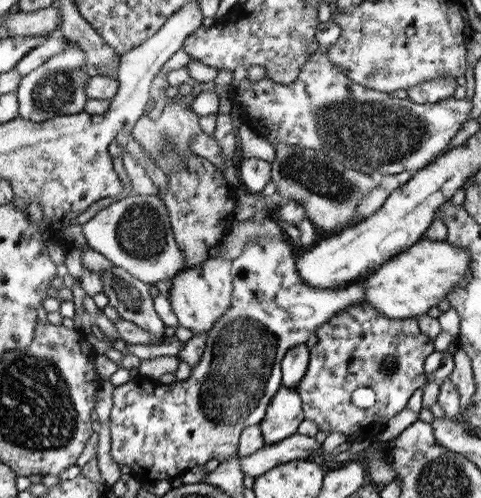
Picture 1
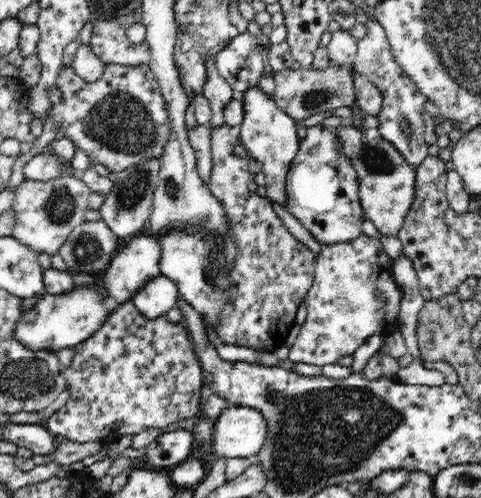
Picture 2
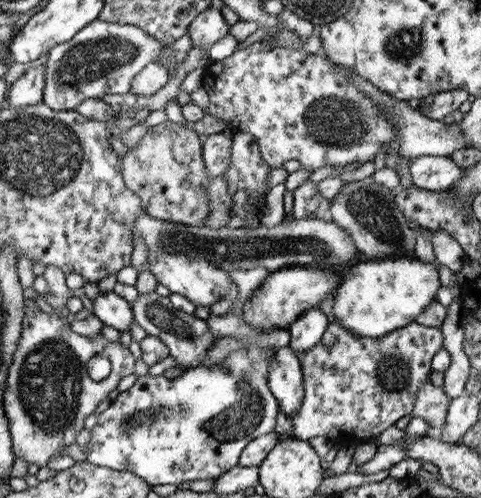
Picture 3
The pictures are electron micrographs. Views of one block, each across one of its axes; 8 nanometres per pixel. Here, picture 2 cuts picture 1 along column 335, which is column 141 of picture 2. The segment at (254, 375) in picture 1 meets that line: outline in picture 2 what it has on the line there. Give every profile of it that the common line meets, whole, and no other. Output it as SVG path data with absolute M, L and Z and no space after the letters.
M158 276L152 282L148 282L134 298L134 306L140 310L140 314L144 314L146 318L158 318L168 314L176 302L180 298L178 286L172 278L168 276Z

